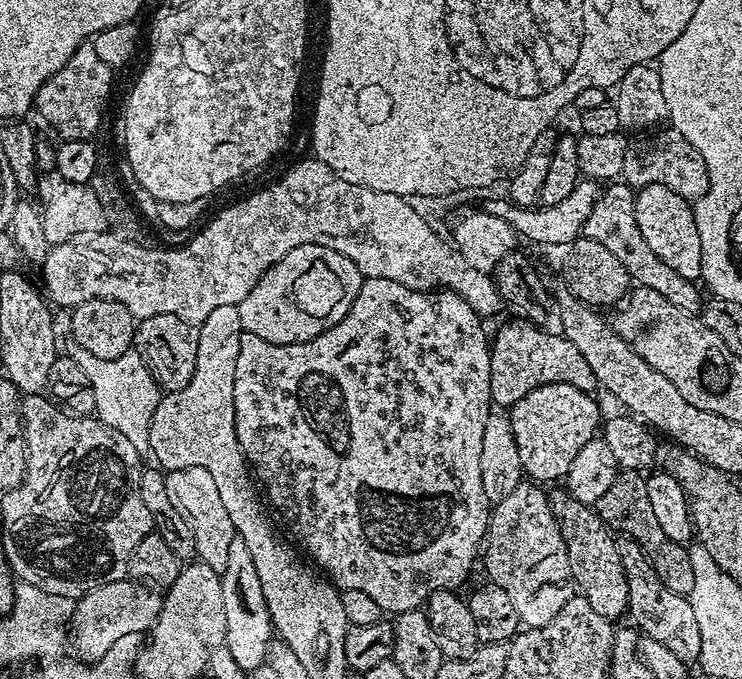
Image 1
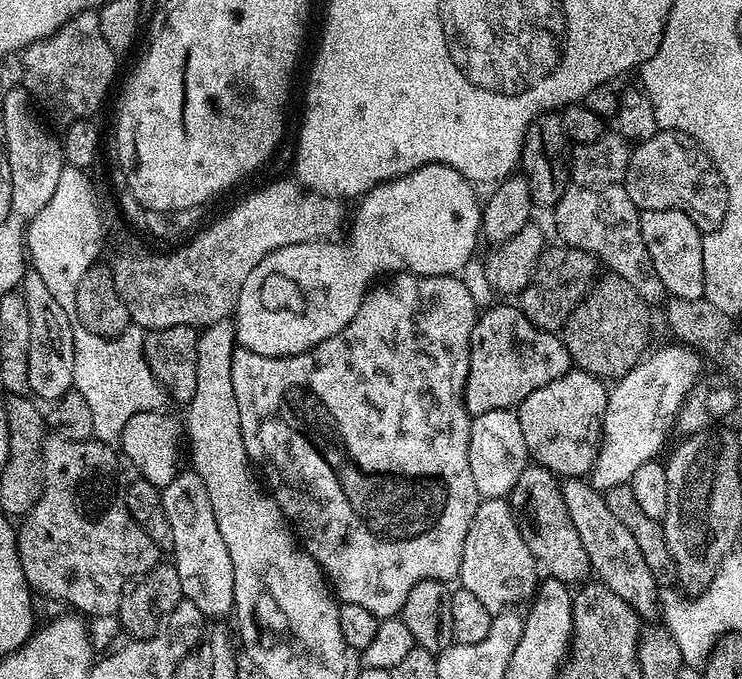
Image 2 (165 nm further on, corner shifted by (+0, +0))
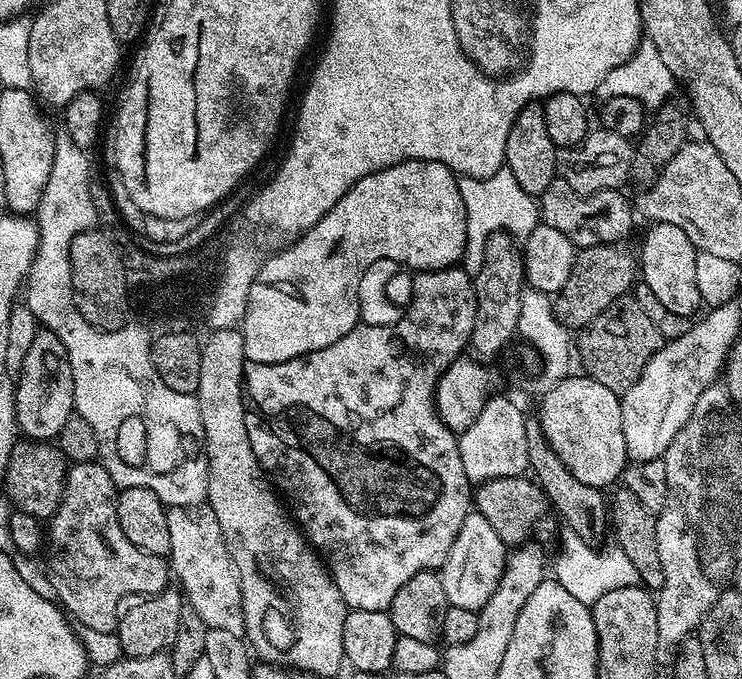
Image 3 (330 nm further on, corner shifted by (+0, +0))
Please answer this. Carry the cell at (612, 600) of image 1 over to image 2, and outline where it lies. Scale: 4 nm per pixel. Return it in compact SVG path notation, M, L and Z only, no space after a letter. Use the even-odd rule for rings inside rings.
M529 466L522 470L522 474L518 474L518 482L510 493L510 503L513 512L526 512L516 514L516 519L520 521L520 533L526 546L532 551L533 561L539 567L541 564L551 579L560 580L569 586L580 586L589 579L592 563L566 510L560 485L556 473L549 468Z

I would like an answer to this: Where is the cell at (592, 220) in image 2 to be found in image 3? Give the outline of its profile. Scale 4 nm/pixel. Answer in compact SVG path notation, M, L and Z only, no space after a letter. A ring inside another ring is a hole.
M558 178L554 183L547 188L538 198L538 216L543 223L549 224L550 226L554 226L554 230L562 230L562 234L566 234L566 238L570 238L570 242L574 245L579 246L580 248L588 248L592 244L620 244L624 242L624 239L627 238L628 235L632 232L632 212L634 216L634 208L627 204L624 201L625 193L620 190L613 190L611 192L595 192L594 194L590 194L589 196L579 196L568 183L566 183L563 178Z

